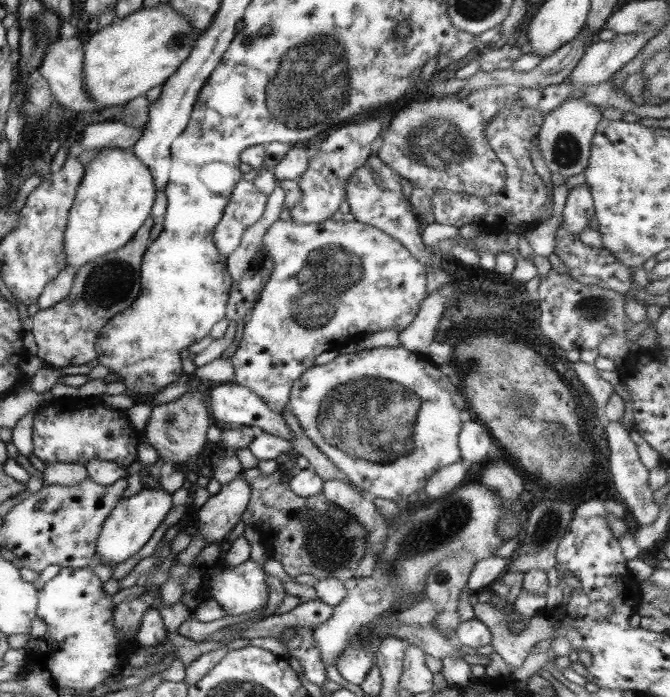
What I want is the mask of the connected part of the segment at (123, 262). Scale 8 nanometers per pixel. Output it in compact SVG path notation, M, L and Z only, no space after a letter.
M151 215L121 248L113 250L84 266L79 266L68 296L51 309L38 310L31 319L31 334L37 346L35 356L57 369L84 365L96 357L95 339L105 323L127 309L140 292L140 264L150 244Z

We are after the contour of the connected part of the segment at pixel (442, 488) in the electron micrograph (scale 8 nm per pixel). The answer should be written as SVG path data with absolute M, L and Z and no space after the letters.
M459 460L435 471L425 481L424 487L422 488L428 500L439 498L461 485L465 478L465 472L468 470L468 466L468 463Z

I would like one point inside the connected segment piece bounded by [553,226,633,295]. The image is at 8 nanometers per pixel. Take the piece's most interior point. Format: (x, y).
(591, 267)

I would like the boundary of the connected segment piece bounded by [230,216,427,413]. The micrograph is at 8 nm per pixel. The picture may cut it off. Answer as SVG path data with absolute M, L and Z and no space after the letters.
M283 216L273 222L271 226L267 226L267 231L265 231L262 240L263 249L273 262L273 270L266 280L263 290L260 291L259 300L253 306L249 321L243 325L241 340L238 343L237 350L230 356L230 360L231 367L233 367L233 382L251 389L272 411L277 413L281 412L285 404L288 403L293 383L307 368L314 365L315 356L321 354L321 352L327 352L327 350L338 350L344 344L349 344L349 342L357 343L362 338L380 330L403 330L413 320L415 314L419 312L419 304L427 298L427 291L425 291L426 270L423 265L419 264L413 256L410 256L409 252L399 242L377 230L375 226L356 221L334 222L330 219L317 224L295 224Z

